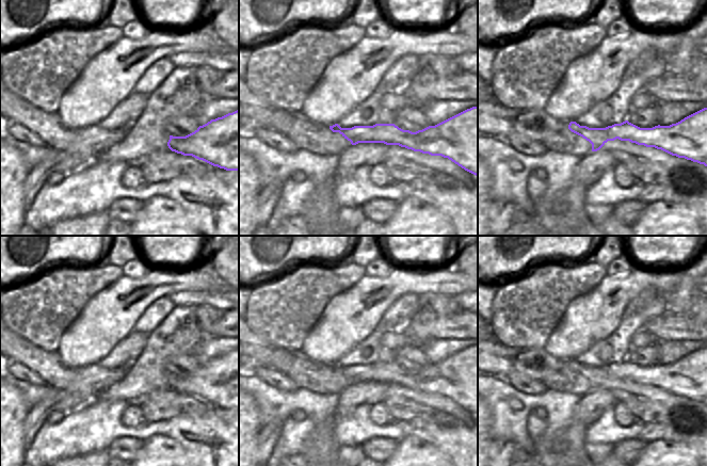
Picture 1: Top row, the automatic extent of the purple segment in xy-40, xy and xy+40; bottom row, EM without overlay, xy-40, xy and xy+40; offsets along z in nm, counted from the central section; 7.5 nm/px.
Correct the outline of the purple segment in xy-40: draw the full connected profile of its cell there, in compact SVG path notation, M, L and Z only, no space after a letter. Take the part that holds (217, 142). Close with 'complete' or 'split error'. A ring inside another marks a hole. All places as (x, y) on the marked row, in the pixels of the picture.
M239 110L211 119L186 136L170 135L167 146L172 151L192 156L226 171L239 171Z; complete

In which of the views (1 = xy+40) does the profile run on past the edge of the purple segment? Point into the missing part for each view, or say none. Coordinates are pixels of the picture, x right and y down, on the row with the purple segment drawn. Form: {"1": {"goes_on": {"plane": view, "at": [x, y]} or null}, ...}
{"1": {"goes_on": null}}

